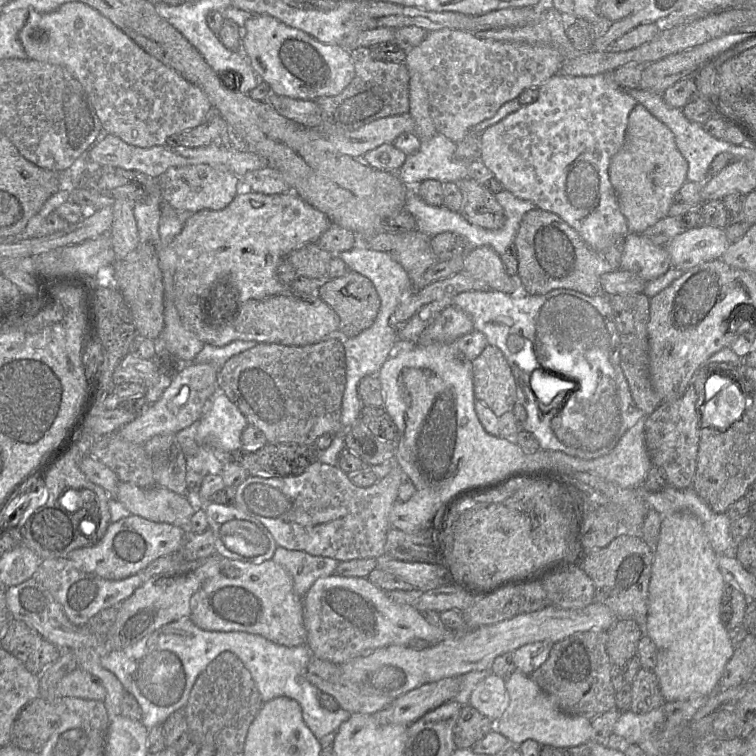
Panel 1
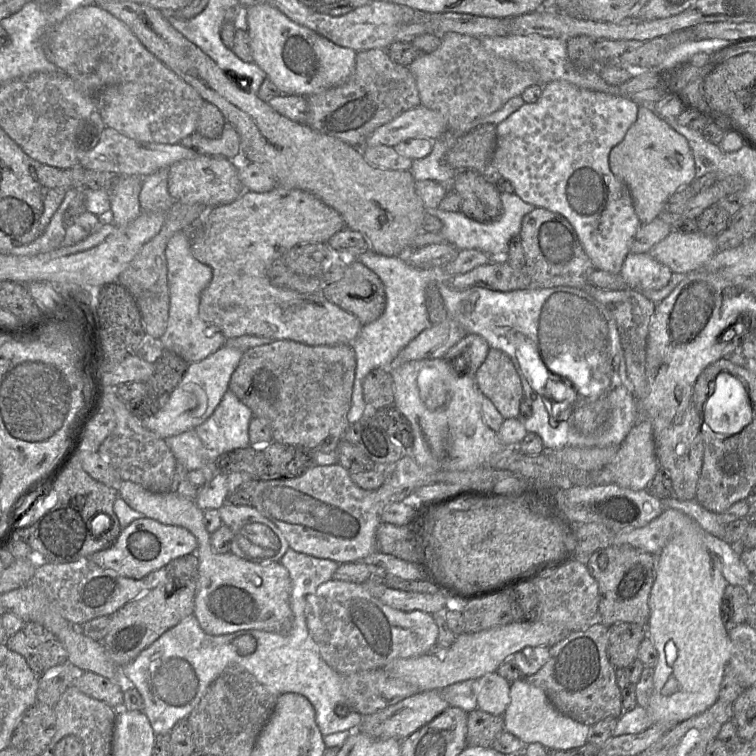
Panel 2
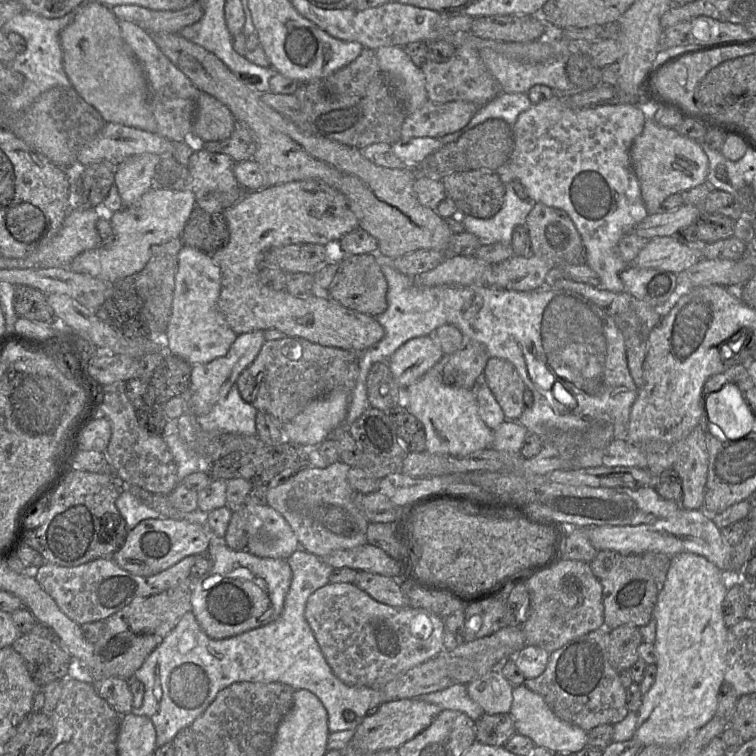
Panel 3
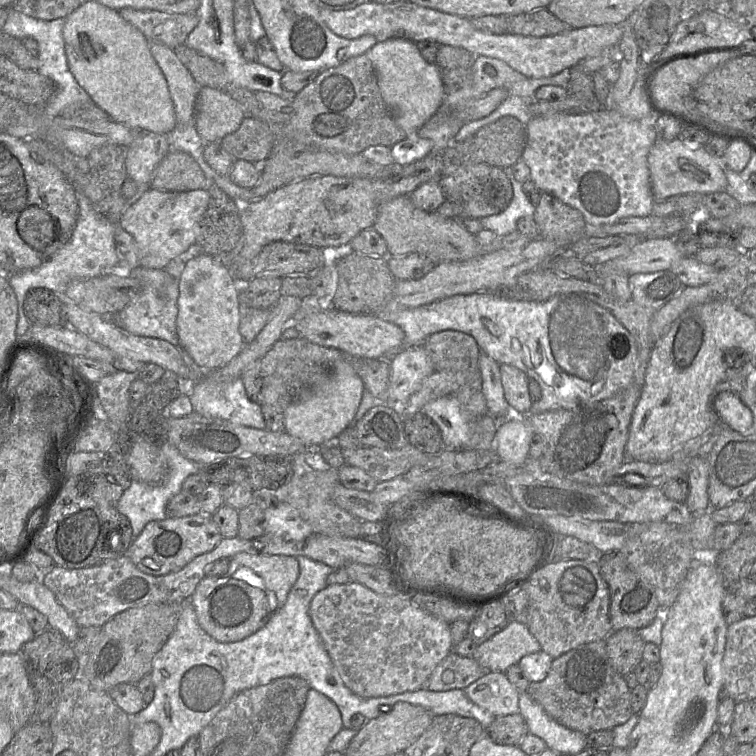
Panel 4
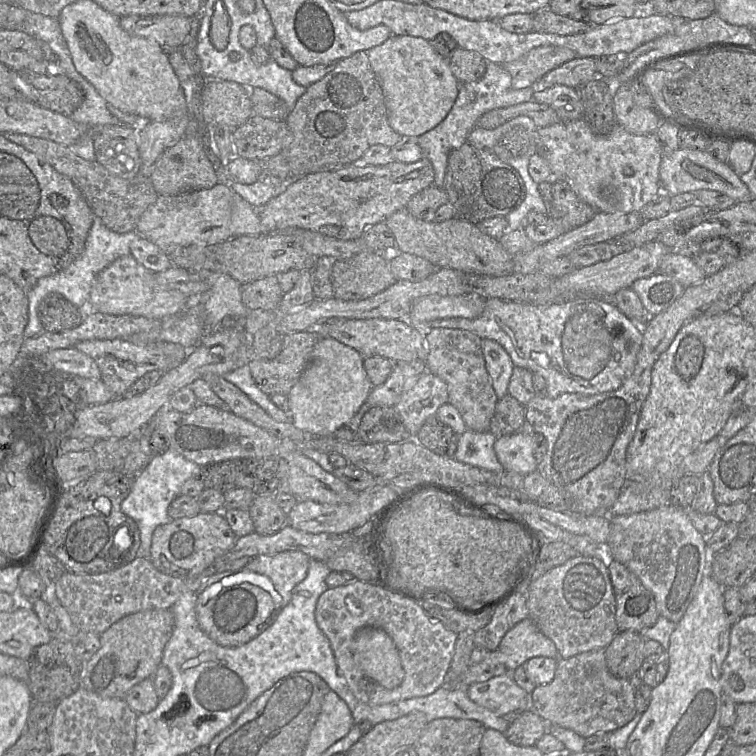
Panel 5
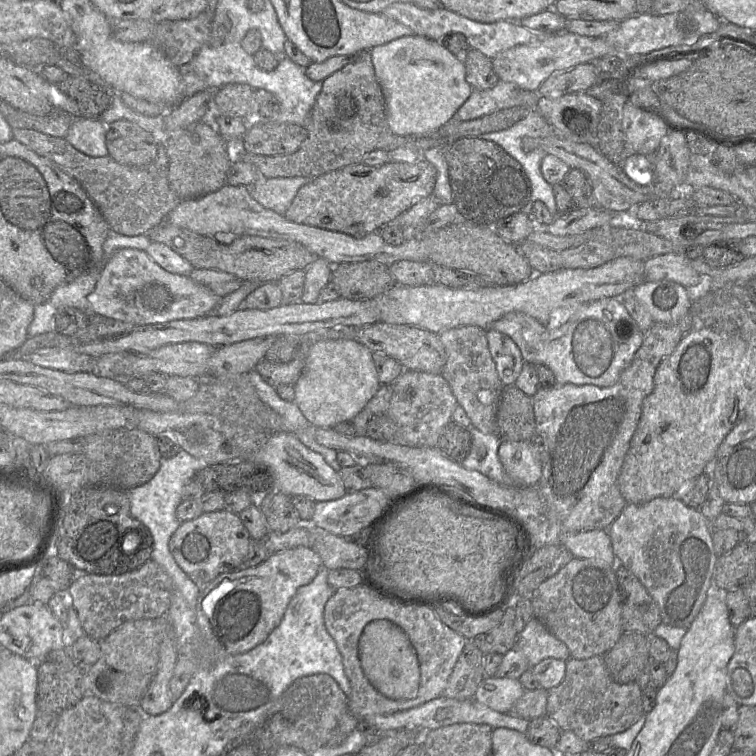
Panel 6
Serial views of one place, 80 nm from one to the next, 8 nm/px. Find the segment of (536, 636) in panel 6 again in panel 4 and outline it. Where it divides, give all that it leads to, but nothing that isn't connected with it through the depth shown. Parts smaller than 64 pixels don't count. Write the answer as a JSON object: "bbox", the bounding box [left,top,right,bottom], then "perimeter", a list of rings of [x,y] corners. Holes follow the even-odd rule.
{"bbox":[472,622,542,673],"perimeter":[[[509,622],[503,630],[478,645],[472,658],[487,671],[505,673],[524,656],[539,651],[542,651],[541,645],[525,623]]]}

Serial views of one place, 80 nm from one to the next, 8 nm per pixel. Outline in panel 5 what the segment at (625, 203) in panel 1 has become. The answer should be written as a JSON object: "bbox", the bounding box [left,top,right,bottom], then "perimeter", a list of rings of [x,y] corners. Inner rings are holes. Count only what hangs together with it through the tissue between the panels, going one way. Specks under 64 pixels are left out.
{"bbox":[659,147,755,202],"perimeter":[[[680,147],[671,153],[664,153],[659,175],[662,192],[668,195],[714,190],[728,195],[735,202],[747,202],[755,199],[751,197],[747,185],[730,164],[716,159],[707,150]]]}

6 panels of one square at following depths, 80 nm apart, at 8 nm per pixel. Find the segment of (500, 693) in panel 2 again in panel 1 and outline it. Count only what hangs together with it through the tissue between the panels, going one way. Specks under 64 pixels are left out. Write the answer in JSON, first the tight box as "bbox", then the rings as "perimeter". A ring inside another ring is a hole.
{"bbox":[469,673,509,721],"perimeter":[[[491,673],[473,689],[469,705],[492,721],[497,721],[509,703],[505,679]]]}

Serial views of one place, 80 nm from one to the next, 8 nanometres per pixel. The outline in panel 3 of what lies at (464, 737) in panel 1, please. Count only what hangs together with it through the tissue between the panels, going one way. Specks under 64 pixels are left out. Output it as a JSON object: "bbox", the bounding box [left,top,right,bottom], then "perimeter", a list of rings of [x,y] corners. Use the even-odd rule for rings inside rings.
{"bbox":[475,713,516,746],"perimeter":[[[484,713],[475,721],[476,741],[490,746],[504,746],[516,733],[514,720],[509,713],[489,715]]]}

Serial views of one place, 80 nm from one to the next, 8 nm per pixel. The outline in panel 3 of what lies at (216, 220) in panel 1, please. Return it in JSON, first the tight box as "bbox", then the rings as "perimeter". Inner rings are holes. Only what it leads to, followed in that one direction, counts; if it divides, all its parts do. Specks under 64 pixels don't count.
{"bbox":[211,180,384,353],"perimeter":[[[304,180],[264,187],[246,193],[226,210],[225,218],[229,229],[229,240],[224,247],[212,253],[211,257],[221,270],[221,292],[217,305],[237,337],[254,331],[276,329],[287,337],[356,353],[373,347],[383,338],[384,329],[375,318],[346,309],[325,294],[295,297],[286,290],[272,290],[260,280],[262,255],[267,250],[297,244],[326,245],[339,241],[347,233],[358,229],[358,220],[341,192],[320,180]]]}

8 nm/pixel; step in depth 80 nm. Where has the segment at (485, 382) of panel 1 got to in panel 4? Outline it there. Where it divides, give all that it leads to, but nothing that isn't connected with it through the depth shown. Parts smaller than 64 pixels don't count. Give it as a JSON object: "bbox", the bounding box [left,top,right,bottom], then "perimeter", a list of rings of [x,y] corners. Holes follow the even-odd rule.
{"bbox":[500,364,532,415],"perimeter":[[[500,364],[504,397],[510,408],[518,414],[527,415],[532,406],[529,394],[529,378],[521,370]]]}

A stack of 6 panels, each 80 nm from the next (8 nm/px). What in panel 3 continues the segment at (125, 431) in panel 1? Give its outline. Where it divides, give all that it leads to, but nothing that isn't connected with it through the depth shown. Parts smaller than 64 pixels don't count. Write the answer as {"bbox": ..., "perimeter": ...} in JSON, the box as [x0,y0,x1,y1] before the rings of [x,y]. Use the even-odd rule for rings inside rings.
{"bbox":[186,331,265,417],"perimeter":[[[264,331],[241,334],[236,338],[225,356],[216,358],[209,363],[193,365],[187,391],[186,413],[195,417],[209,413],[214,405],[227,395],[240,374],[256,359],[265,342]]]}

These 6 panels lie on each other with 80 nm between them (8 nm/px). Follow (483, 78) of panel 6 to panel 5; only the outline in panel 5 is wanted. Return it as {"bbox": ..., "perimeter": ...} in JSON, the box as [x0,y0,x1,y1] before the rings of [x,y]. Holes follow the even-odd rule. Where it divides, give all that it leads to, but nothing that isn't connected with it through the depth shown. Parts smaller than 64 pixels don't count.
{"bbox":[448,47,487,82],"perimeter":[[[457,47],[448,57],[454,76],[459,82],[480,80],[486,71],[487,61],[474,51]]]}

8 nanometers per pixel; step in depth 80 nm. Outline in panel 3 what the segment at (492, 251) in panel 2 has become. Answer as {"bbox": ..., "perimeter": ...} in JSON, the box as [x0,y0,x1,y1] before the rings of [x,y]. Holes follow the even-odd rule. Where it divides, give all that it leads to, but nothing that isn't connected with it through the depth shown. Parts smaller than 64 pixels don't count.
{"bbox":[458,184,535,246],"perimeter":[[[505,184],[506,192],[501,210],[490,219],[458,216],[465,231],[476,236],[481,246],[510,244],[516,227],[525,225],[535,202],[521,200],[512,186]]]}

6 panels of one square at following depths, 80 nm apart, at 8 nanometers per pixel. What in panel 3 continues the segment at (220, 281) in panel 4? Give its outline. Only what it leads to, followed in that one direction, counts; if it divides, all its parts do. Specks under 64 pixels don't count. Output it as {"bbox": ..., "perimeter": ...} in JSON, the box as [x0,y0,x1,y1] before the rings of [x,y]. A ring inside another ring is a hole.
{"bbox":[163,245,237,366],"perimeter":[[[183,245],[177,256],[171,316],[163,335],[163,349],[191,366],[225,356],[237,335],[218,308],[221,270],[211,254]]]}

